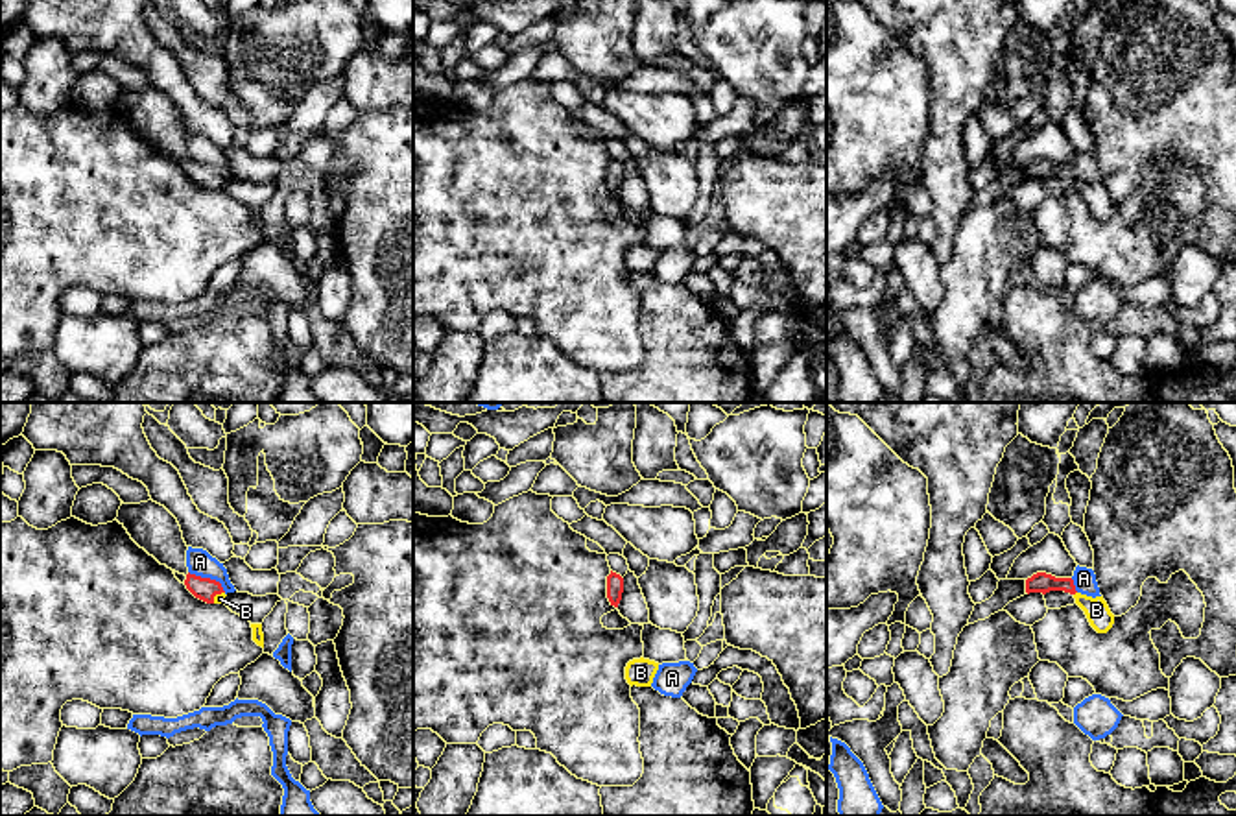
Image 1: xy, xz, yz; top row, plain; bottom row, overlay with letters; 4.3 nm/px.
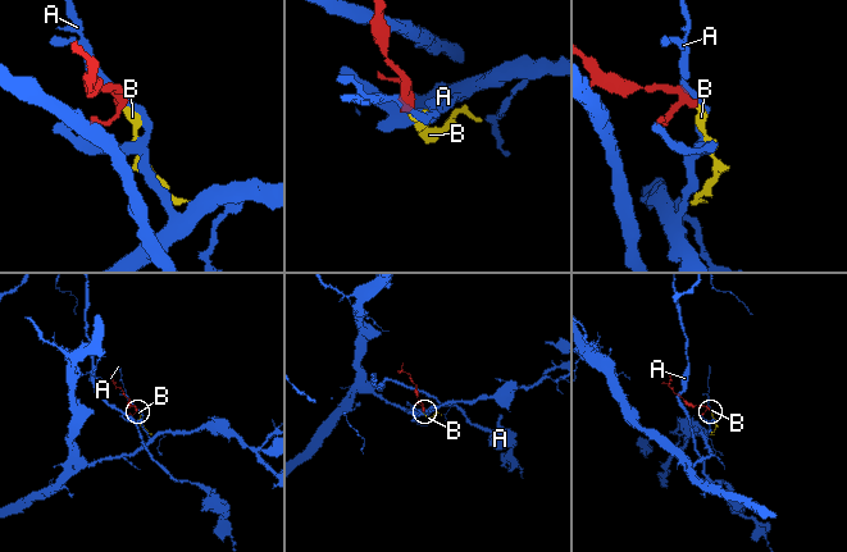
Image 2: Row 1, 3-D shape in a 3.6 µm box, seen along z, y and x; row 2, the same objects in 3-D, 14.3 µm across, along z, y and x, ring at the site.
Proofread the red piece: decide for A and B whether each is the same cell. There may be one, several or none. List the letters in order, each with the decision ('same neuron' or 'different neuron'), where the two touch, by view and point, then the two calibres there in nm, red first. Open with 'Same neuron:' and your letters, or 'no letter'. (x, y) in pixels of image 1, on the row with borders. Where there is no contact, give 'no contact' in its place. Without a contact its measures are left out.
Same neuron: B
A: different neuron | xy (209, 578) | 100/110 nm
B: same neuron | xy (216, 593) | 100/50 nm

